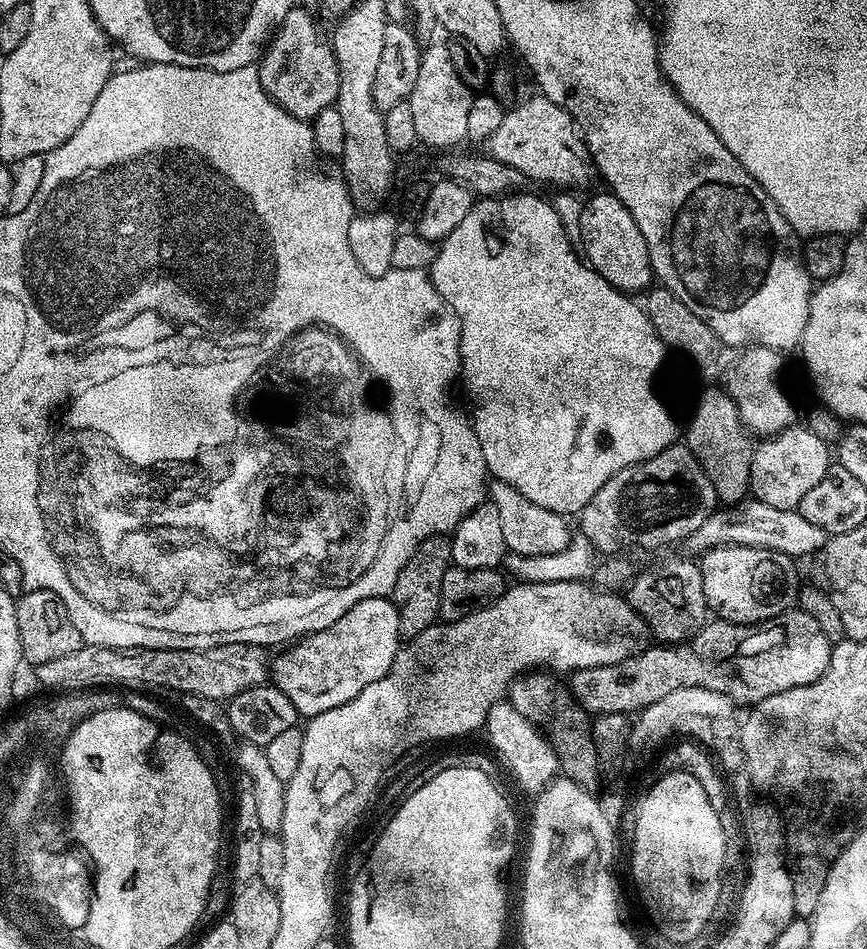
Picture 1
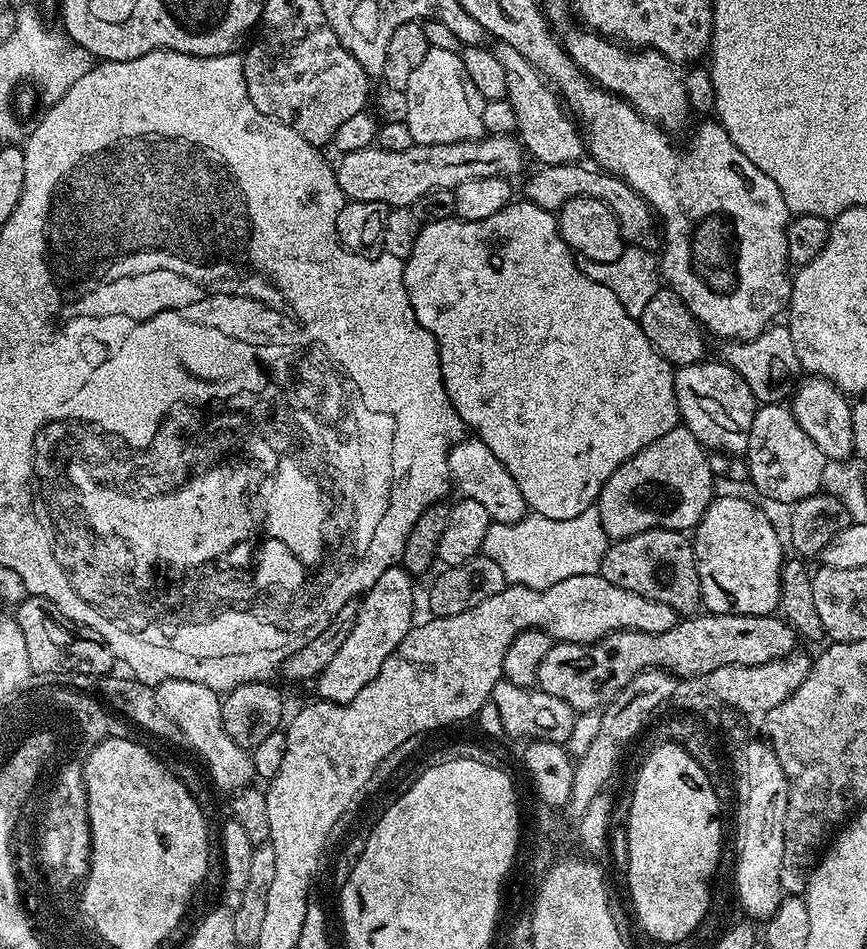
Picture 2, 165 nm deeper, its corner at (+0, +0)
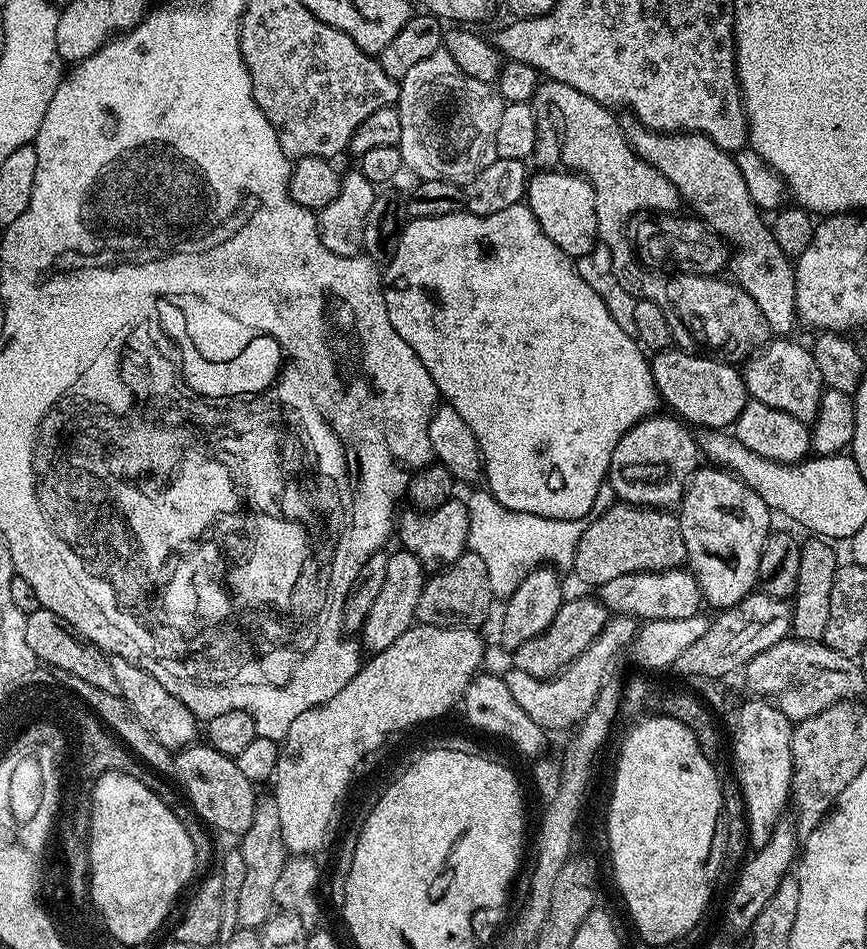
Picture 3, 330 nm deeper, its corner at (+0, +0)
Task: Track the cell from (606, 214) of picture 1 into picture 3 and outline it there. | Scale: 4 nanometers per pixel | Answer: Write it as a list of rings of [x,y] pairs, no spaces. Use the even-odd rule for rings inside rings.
[[[540,170],[527,181],[526,203],[538,218],[538,226],[568,256],[577,258],[590,252],[598,243],[598,205],[592,183],[571,170]]]

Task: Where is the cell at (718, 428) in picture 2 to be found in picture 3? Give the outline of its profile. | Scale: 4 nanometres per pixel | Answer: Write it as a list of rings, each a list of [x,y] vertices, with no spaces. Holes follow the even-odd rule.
[[[665,350],[651,357],[652,373],[661,401],[669,404],[679,419],[697,429],[713,428],[728,430],[733,427],[749,402],[749,394],[739,367],[702,356],[691,350]]]

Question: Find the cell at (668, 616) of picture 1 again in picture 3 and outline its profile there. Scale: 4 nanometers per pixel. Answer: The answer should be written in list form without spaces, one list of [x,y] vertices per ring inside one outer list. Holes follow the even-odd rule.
[[[617,502],[588,520],[582,538],[578,538],[571,571],[576,572],[582,583],[599,586],[614,578],[622,578],[622,574],[679,568],[687,558],[680,521],[671,511]]]

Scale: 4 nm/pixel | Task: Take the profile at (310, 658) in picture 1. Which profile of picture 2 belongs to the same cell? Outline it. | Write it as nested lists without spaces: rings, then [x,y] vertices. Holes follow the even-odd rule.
[[[393,566],[386,570],[386,574],[382,574],[382,578],[378,578],[378,582],[374,582],[374,586],[368,588],[360,600],[360,609],[346,642],[342,642],[338,654],[334,654],[330,664],[314,681],[314,687],[320,691],[319,699],[329,700],[332,704],[348,704],[354,698],[358,698],[360,691],[366,686],[370,686],[370,682],[374,682],[374,678],[378,678],[378,670],[382,670],[382,662],[386,662],[386,658],[390,658],[390,654],[398,646],[398,642],[402,642],[402,638],[406,638],[408,631],[414,627],[412,583],[414,583],[413,577],[404,567]]]

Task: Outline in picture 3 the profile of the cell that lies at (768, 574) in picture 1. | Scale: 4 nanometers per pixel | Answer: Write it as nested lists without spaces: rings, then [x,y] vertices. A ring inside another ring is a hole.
[[[713,466],[697,467],[696,473],[684,490],[684,499],[678,505],[678,519],[682,530],[682,542],[688,555],[686,564],[696,577],[703,603],[707,607],[709,604],[710,607],[716,608],[714,610],[723,610],[734,607],[736,603],[752,595],[760,578],[758,558],[762,558],[762,546],[774,528],[772,518],[773,513],[766,502],[739,477]]]

